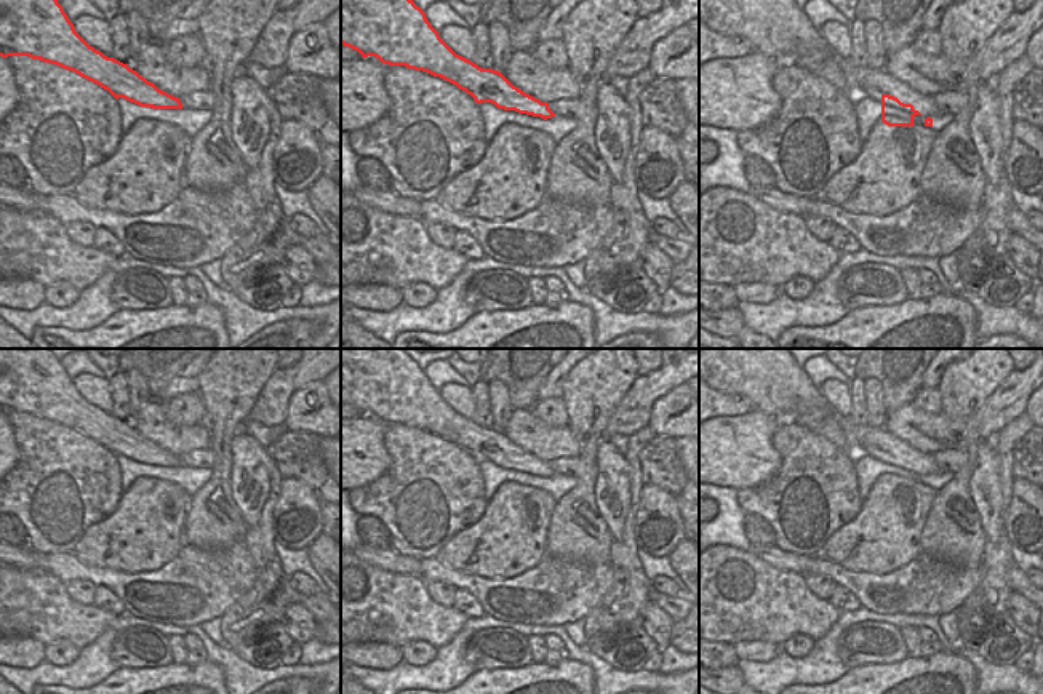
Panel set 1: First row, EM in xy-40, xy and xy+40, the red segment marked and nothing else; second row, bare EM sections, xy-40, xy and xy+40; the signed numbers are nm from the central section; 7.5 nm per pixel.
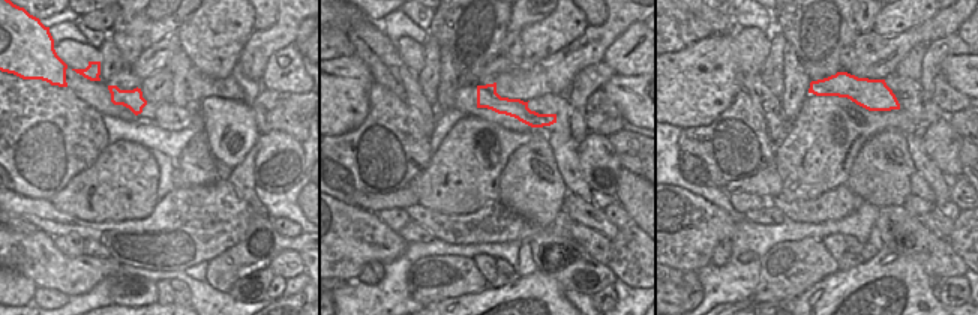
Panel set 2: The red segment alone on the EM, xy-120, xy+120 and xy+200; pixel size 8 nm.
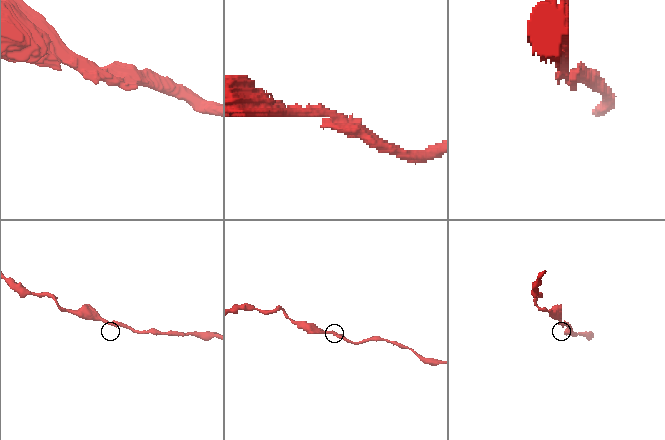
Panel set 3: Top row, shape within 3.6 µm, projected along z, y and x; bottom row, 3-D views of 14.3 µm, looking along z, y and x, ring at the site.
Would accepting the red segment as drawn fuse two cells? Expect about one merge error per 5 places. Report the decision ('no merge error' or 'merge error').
no merge error

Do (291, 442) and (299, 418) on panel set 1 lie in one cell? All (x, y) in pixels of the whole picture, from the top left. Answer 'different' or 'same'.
different

